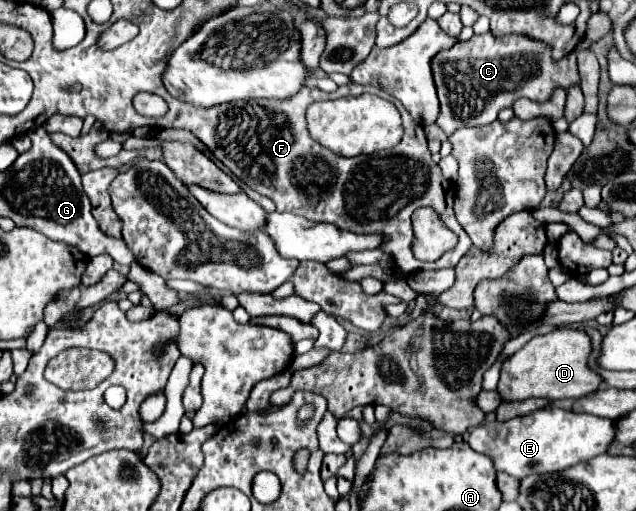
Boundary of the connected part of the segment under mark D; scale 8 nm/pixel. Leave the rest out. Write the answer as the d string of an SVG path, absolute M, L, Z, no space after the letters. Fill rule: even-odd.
M556 328L550 334L534 336L526 346L508 356L500 368L498 392L502 402L520 402L526 398L582 398L592 394L602 386L592 370L588 370L586 360L590 354L590 338L584 330L576 328Z

